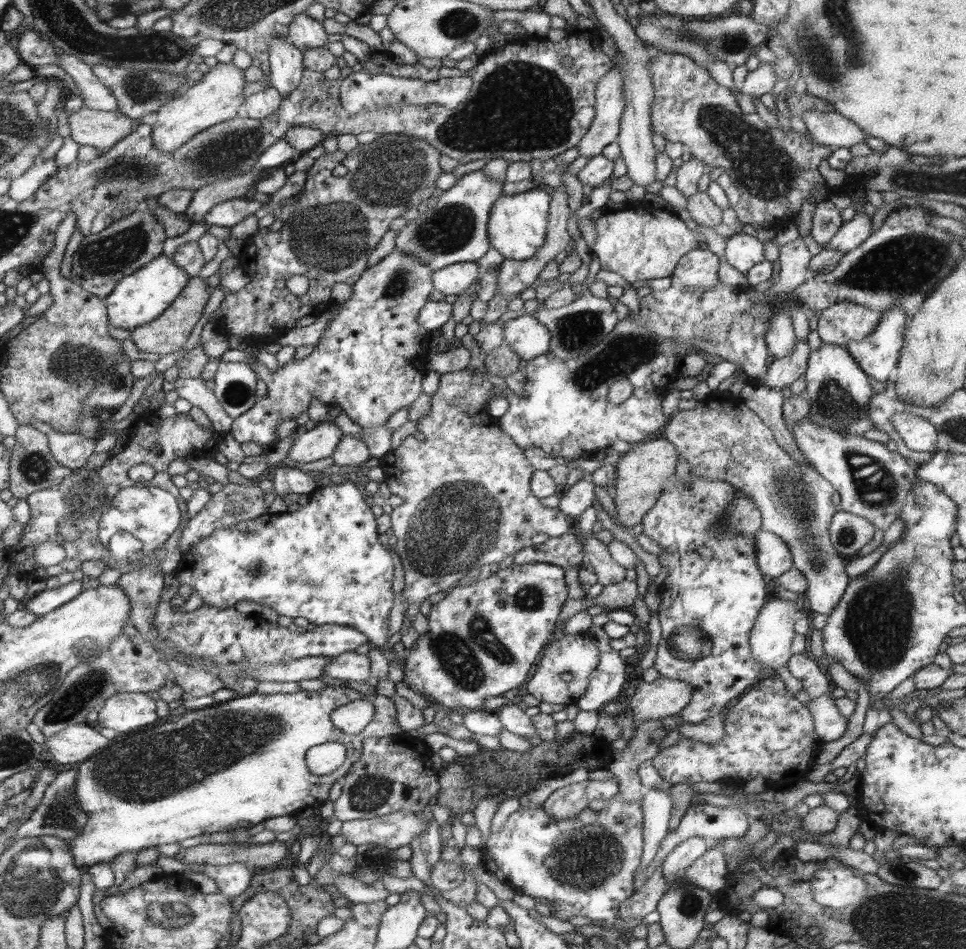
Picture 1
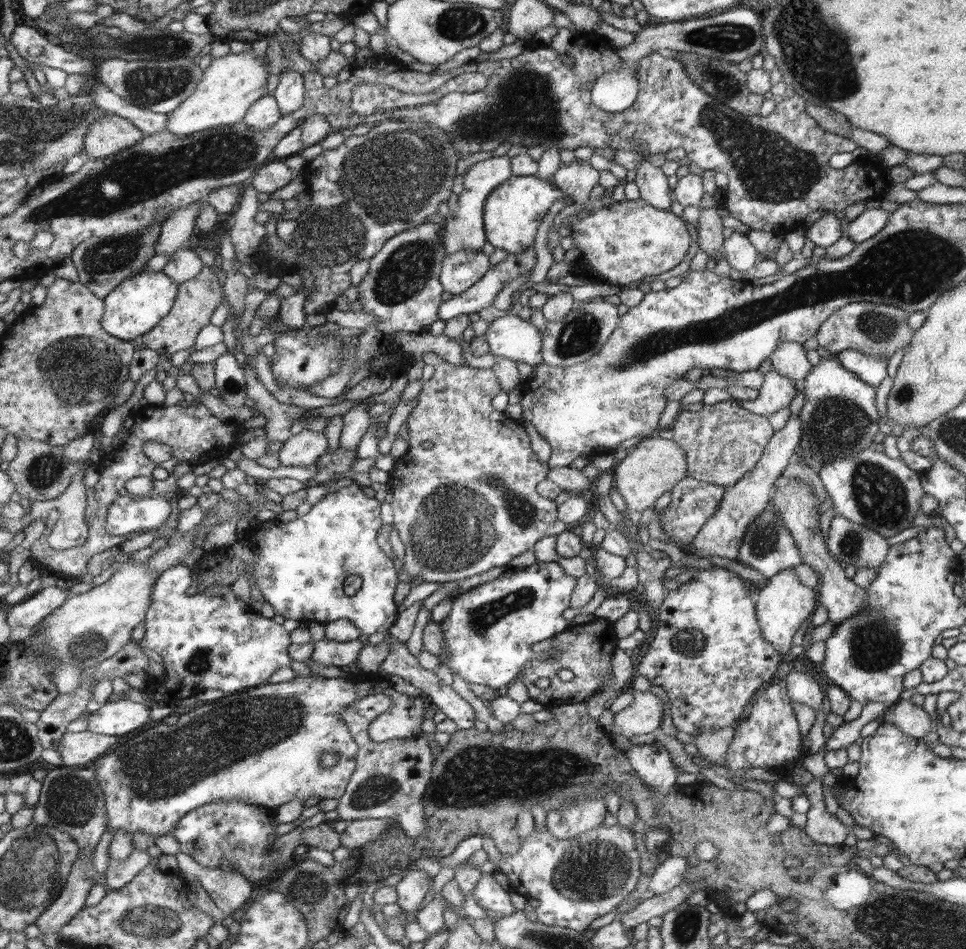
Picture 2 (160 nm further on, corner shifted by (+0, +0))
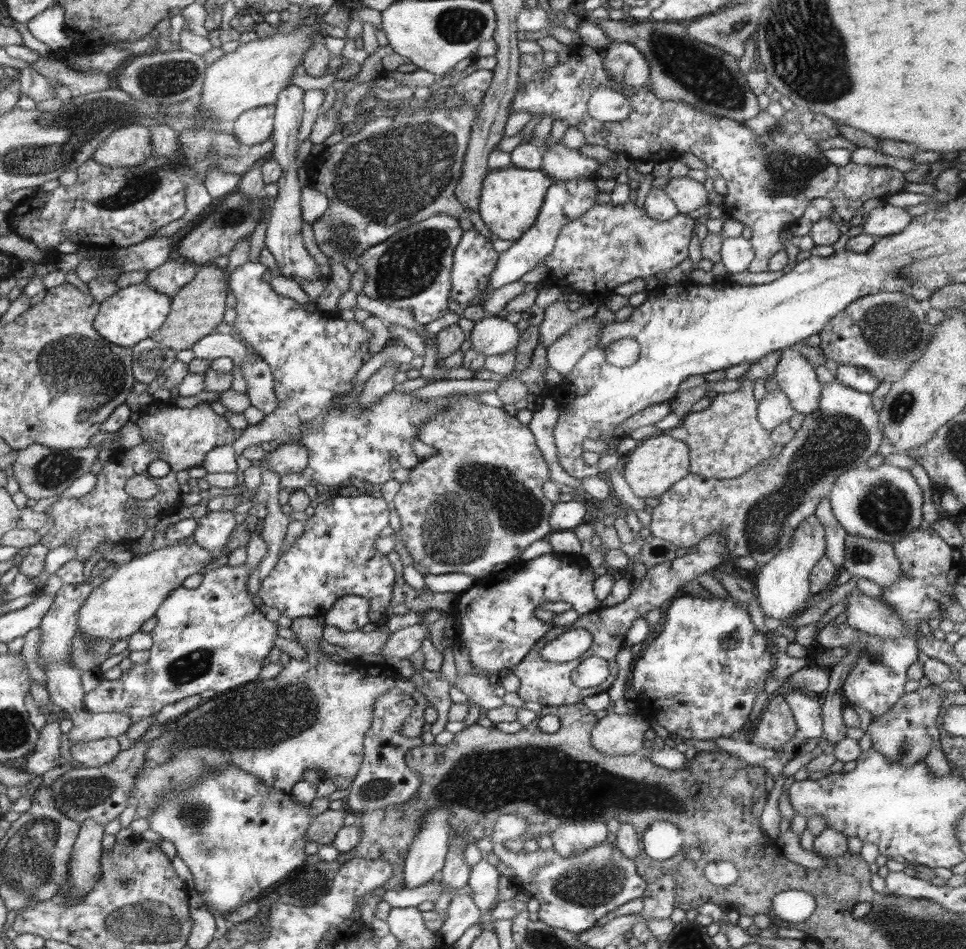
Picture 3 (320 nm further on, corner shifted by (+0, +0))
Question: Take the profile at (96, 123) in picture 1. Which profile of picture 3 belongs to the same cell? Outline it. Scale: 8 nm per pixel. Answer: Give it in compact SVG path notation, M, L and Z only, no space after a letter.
M129 124L100 144L92 159L110 168L142 165L154 156L152 135L148 127Z

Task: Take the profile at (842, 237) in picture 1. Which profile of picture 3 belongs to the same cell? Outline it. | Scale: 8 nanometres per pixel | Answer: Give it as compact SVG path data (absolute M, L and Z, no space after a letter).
M890 204L874 208L868 214L868 221L863 225L863 232L875 237L890 236L902 232L913 216L905 208Z

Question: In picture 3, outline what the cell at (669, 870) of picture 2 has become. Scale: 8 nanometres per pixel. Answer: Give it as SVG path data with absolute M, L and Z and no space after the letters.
M664 875L654 882L647 883L641 896L643 909L641 915L648 922L655 918L668 918L675 909L675 880L673 876Z

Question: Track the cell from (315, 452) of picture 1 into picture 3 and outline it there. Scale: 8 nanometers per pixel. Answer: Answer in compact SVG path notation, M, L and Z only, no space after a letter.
M301 442L280 445L267 454L265 464L281 477L285 474L296 474L308 466L309 452Z

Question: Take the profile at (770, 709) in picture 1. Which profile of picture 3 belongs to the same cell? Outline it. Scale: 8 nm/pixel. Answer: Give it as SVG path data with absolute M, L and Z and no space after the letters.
M782 691L772 695L747 741L762 748L780 750L794 736L795 728L796 721Z

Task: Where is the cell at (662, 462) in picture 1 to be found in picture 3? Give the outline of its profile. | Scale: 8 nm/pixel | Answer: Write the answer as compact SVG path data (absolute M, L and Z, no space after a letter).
M669 431L660 432L638 443L628 456L622 474L636 497L660 498L689 473L690 463L689 446L684 441L674 439Z

